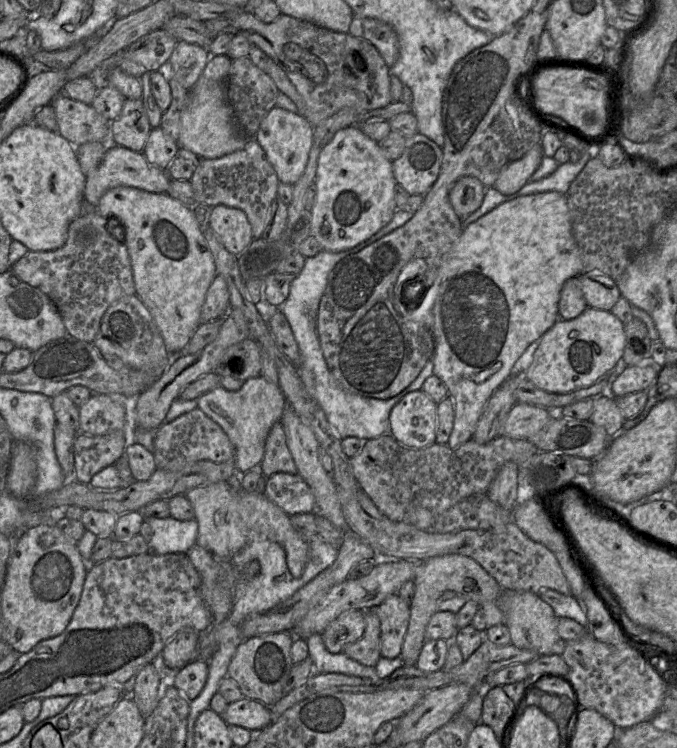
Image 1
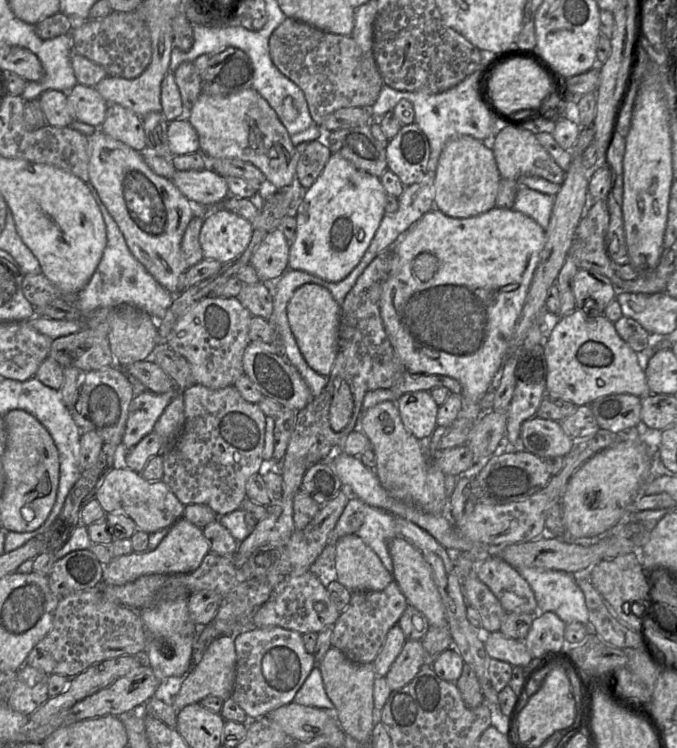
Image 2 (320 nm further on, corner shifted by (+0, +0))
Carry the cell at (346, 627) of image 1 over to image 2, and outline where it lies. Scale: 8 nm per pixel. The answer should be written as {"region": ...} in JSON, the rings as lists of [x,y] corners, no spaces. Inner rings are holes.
{"region":[[[309,570],[280,583],[269,600],[252,615],[252,623],[255,628],[276,626],[297,631],[303,635],[309,632],[320,633],[326,628],[333,627],[340,614],[341,612],[330,599],[326,586]],[[318,603],[325,605],[321,613],[315,609]]]}

